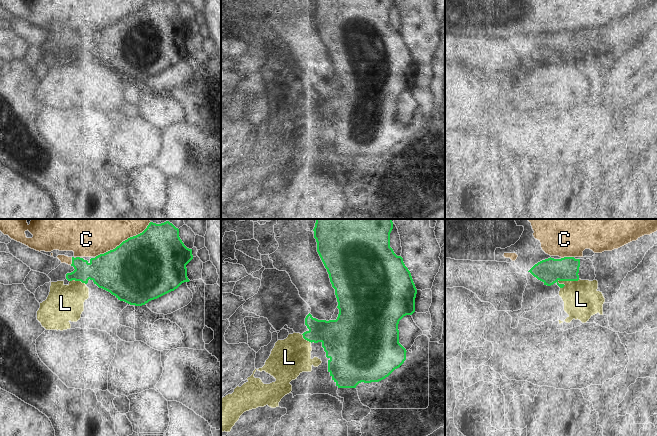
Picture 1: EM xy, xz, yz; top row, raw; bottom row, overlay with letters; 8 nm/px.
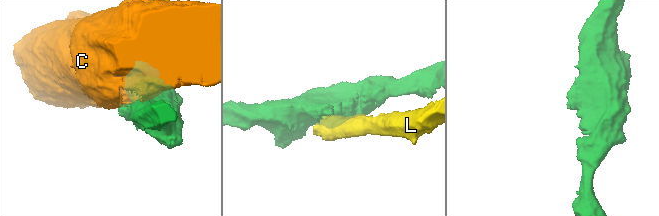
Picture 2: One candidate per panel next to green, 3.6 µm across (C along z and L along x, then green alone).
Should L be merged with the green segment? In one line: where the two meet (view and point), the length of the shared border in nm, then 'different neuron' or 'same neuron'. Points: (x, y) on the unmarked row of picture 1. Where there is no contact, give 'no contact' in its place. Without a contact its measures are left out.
meets green in yz at (568, 56); contact 190 nm long; different neuron

